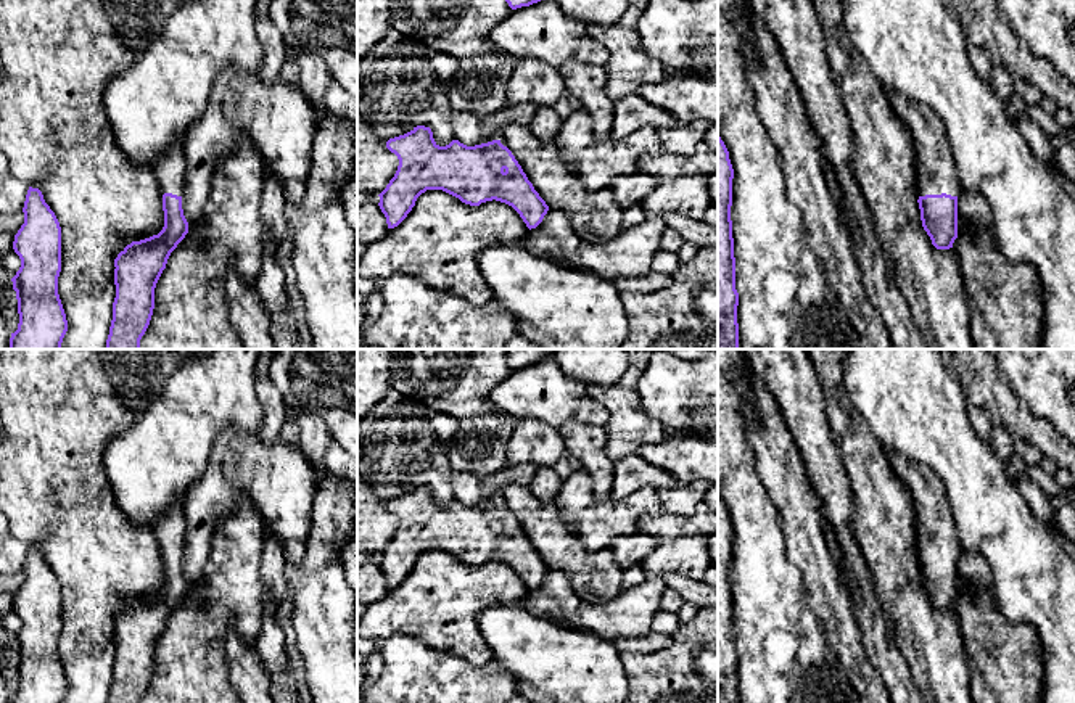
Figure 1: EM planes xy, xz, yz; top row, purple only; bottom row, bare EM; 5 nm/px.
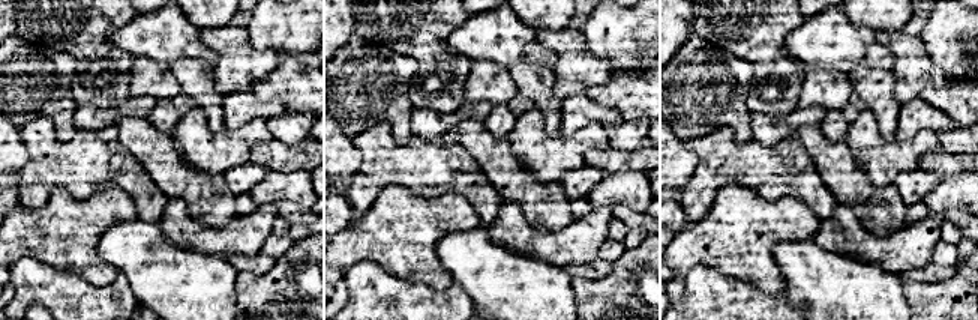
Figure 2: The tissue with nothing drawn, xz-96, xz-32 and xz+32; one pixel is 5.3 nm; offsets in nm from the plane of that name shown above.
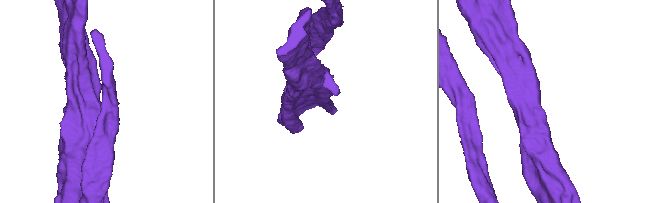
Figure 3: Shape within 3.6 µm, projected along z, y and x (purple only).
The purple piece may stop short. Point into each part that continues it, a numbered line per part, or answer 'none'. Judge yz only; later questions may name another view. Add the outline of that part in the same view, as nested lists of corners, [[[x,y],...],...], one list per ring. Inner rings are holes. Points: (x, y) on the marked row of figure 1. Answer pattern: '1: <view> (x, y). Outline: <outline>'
1: yz (935, 172). Outline: [[[890,87],[883,90],[895,114],[911,134],[917,195],[958,196],[962,187],[940,119],[927,105],[906,98]]]

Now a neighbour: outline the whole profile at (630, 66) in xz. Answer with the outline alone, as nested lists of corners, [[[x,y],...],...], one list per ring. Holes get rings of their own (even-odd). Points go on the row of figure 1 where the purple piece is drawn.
[[[587,24],[587,35],[608,51],[605,93],[612,101],[634,95],[645,84],[660,84],[665,68],[642,47],[634,27]]]

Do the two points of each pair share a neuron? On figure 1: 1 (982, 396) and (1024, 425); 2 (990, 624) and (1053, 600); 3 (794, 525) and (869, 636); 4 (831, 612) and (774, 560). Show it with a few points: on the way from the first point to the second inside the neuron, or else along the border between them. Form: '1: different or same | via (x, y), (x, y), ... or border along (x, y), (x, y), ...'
1: same | via (992, 396), (1014, 415)
2: different | border along (990, 589), (998, 608), (1038, 639)
3: different | border along (850, 592), (855, 602), (861, 645), (866, 653)
4: different | border along (787, 554), (800, 571), (810, 607), (823, 621)

